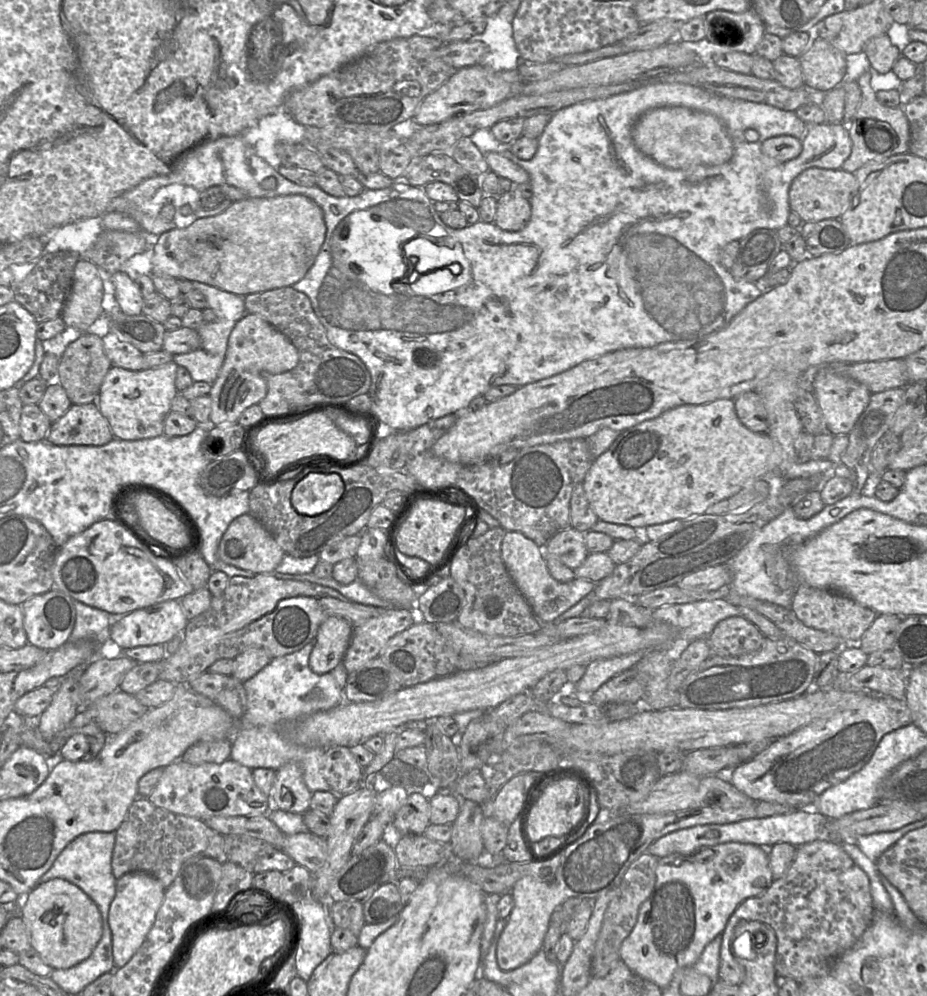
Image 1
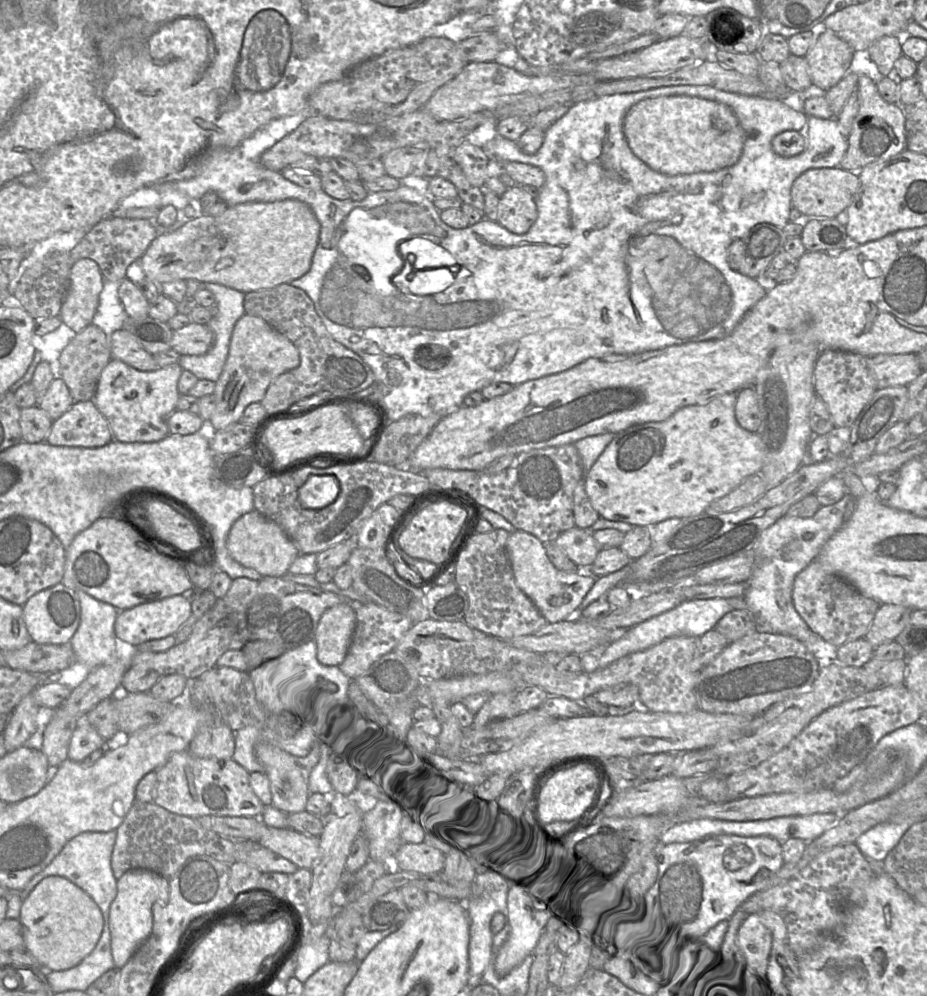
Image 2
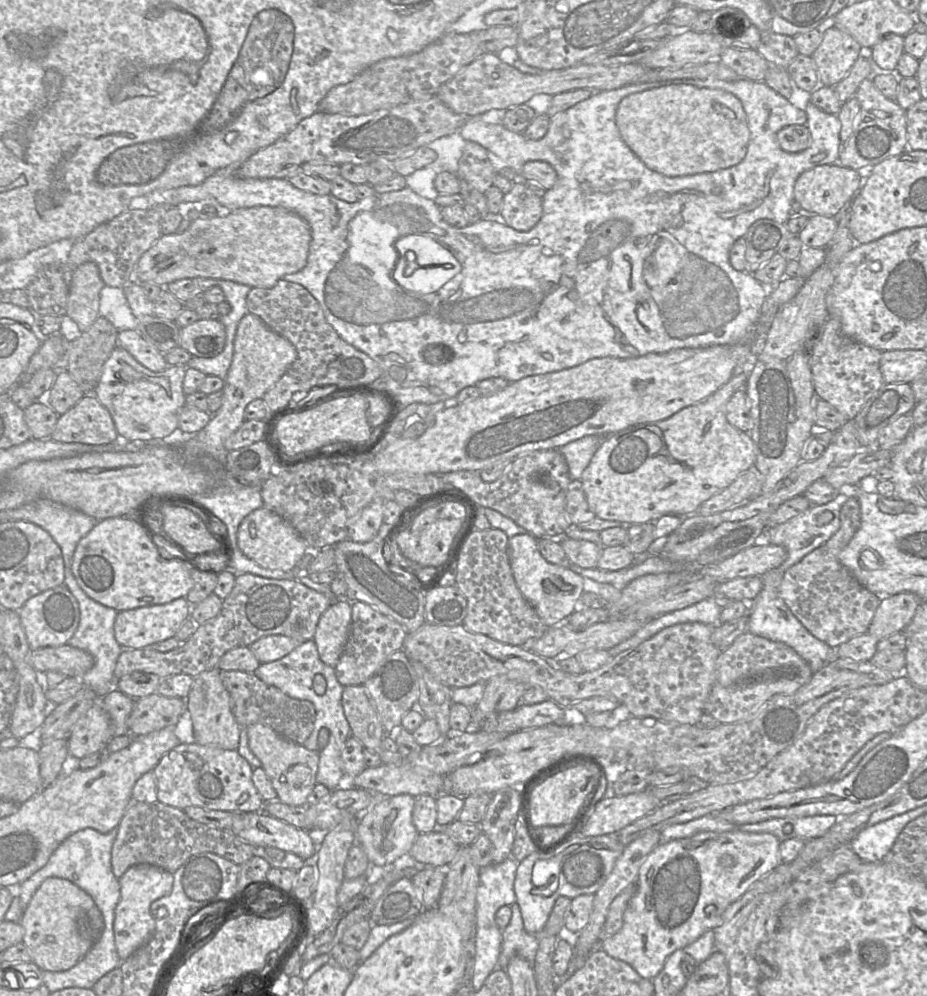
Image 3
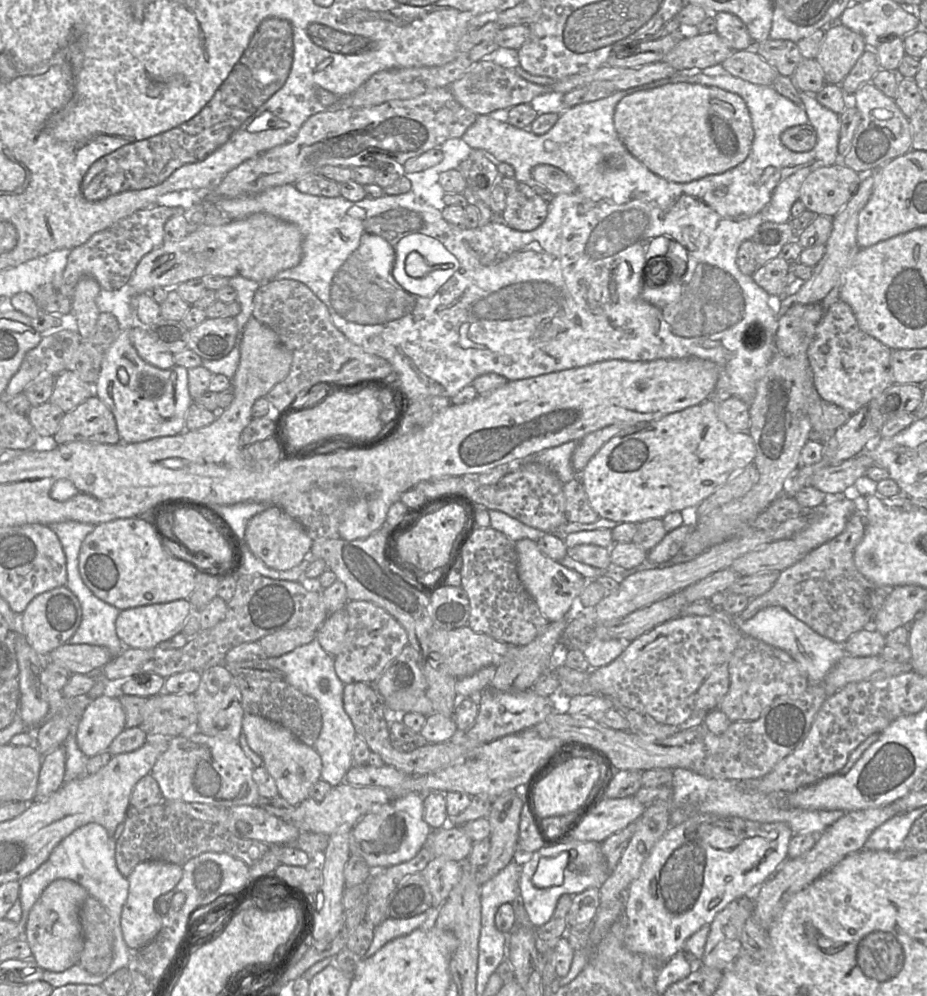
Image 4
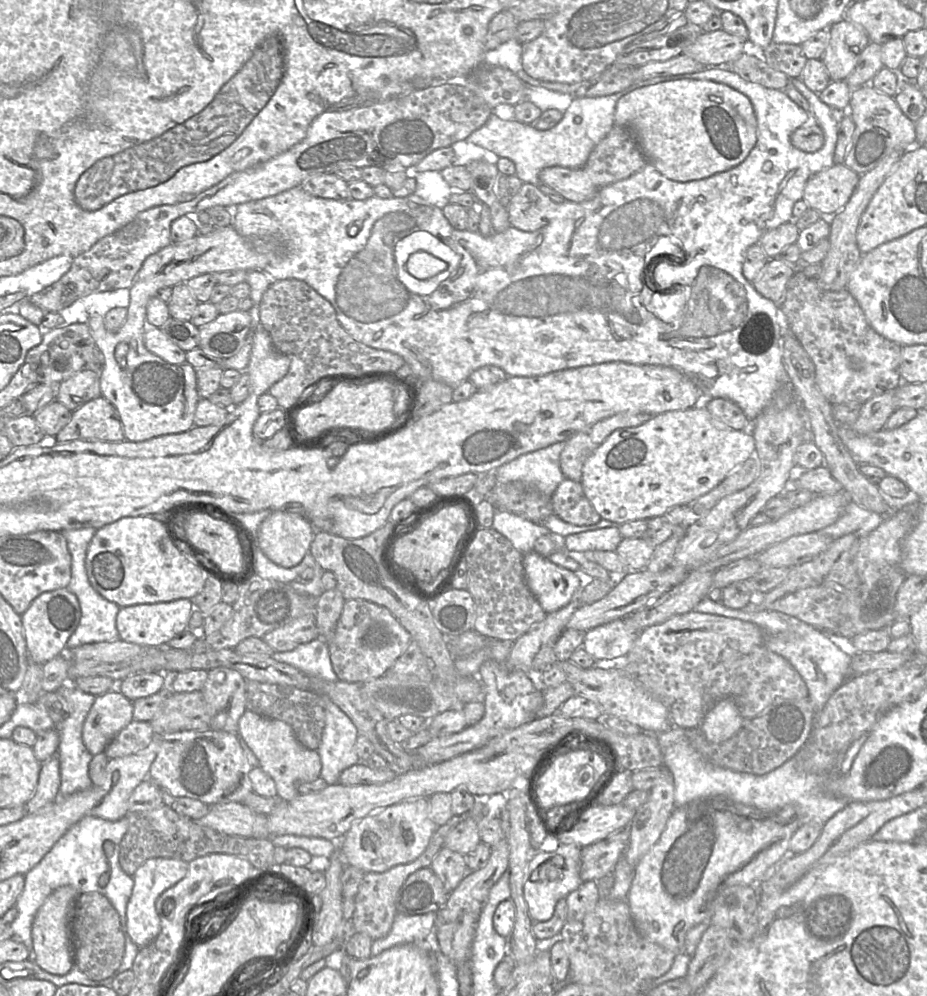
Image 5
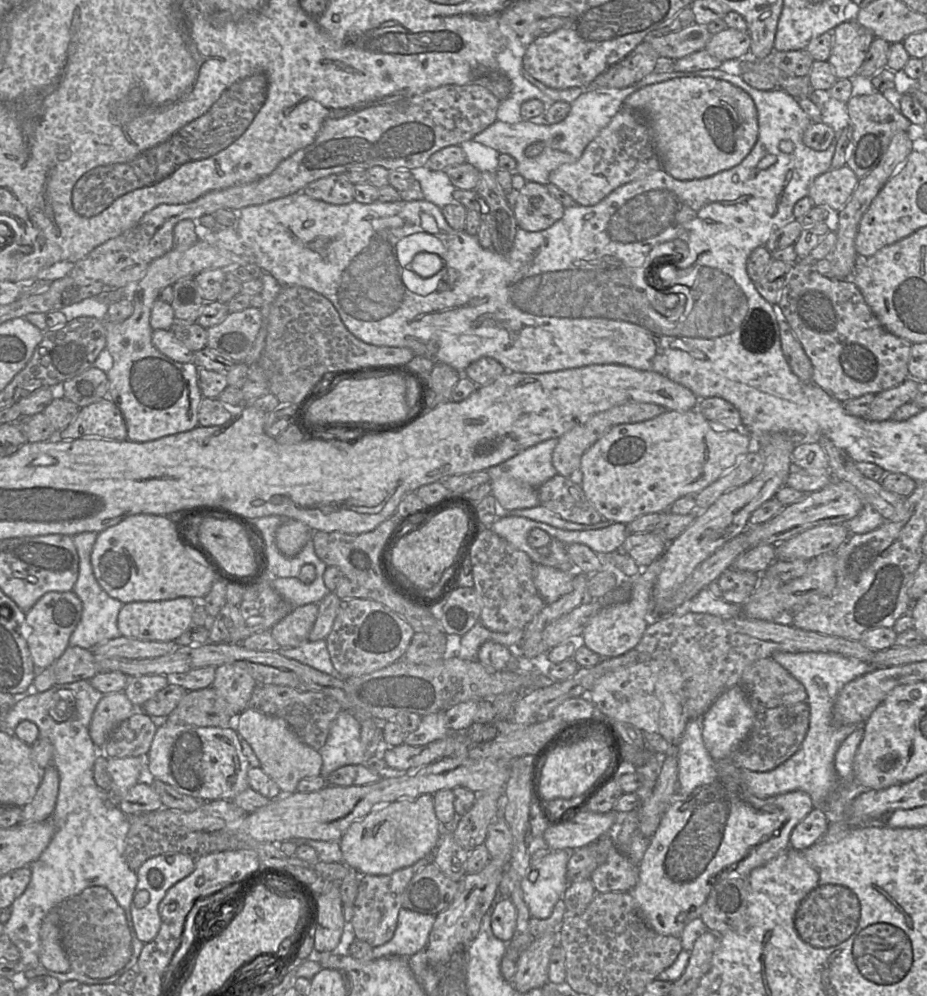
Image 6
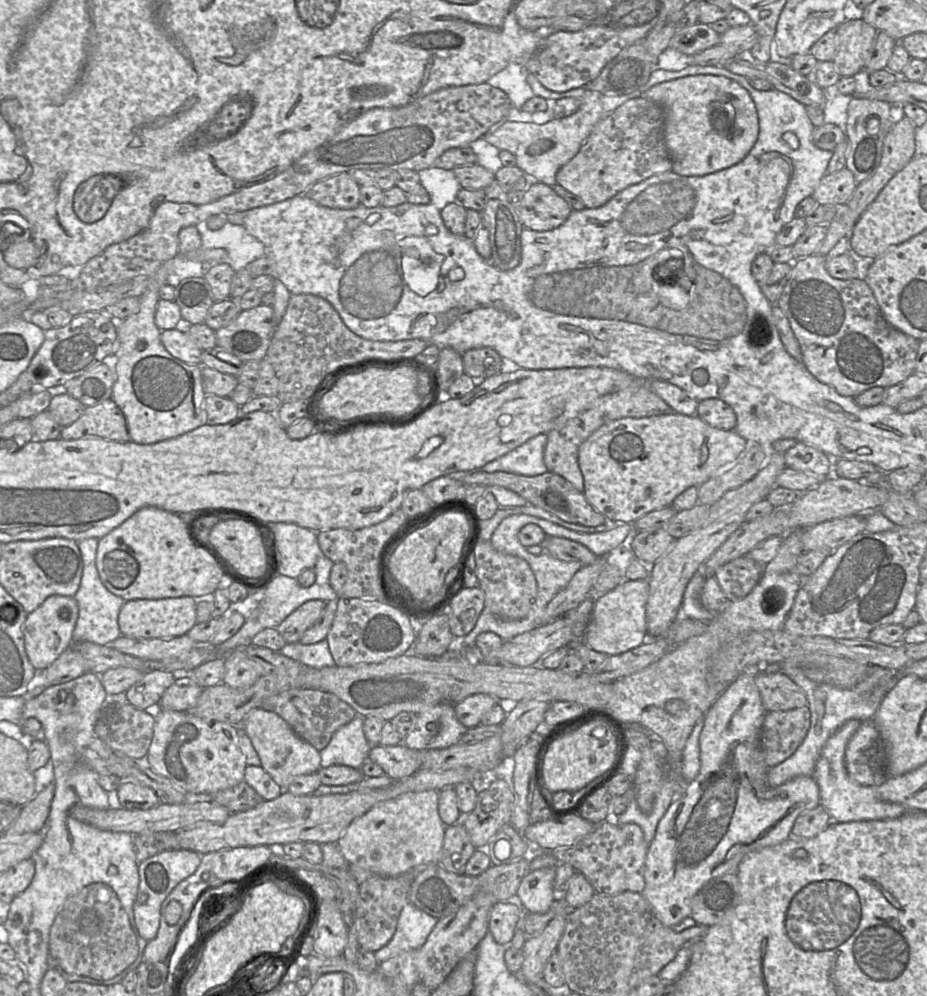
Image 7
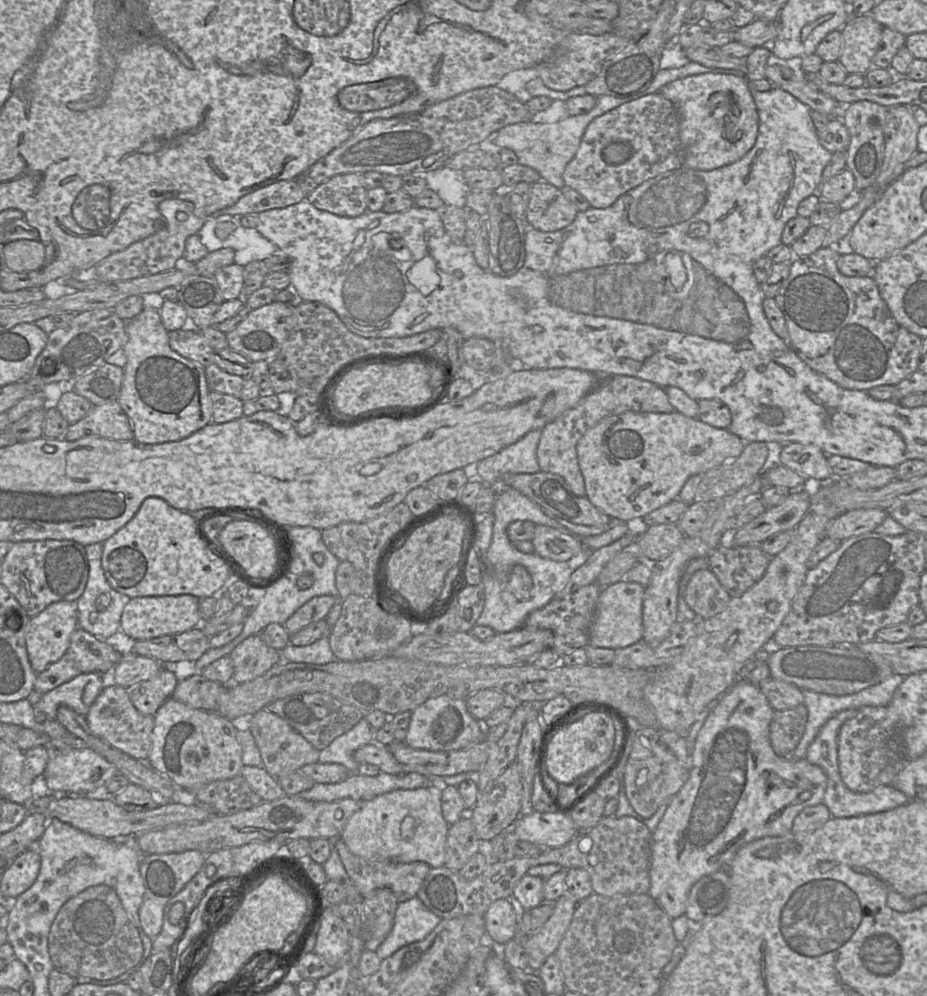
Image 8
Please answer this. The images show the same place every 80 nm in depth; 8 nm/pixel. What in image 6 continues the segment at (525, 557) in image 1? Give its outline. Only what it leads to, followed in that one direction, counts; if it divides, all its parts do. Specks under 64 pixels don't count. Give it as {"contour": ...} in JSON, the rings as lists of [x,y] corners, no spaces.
{"contour":[[[534,565],[534,583],[546,604],[551,604],[573,589],[574,573],[550,566]]]}

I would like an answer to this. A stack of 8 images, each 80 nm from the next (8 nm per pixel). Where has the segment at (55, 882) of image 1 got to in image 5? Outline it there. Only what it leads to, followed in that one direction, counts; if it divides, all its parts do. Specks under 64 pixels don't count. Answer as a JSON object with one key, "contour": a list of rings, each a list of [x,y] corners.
{"contour":[[[66,885],[55,889],[38,910],[32,925],[33,960],[41,969],[54,975],[65,975],[75,965],[74,946],[71,936],[71,922],[80,893],[72,886]]]}

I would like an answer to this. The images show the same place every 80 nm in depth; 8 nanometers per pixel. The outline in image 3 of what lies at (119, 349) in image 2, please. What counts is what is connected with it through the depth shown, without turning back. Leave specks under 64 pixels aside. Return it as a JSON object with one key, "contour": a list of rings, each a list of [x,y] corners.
{"contour":[[[136,330],[119,331],[117,346],[128,351],[140,364],[153,372],[168,367],[165,355],[146,342]]]}

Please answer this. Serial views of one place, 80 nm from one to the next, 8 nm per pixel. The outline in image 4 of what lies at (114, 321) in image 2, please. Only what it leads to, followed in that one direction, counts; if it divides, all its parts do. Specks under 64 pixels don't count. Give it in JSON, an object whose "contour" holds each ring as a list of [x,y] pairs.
{"contour":[[[129,286],[114,291],[100,289],[96,304],[101,313],[111,313],[117,318],[120,331],[142,326],[132,308]]]}

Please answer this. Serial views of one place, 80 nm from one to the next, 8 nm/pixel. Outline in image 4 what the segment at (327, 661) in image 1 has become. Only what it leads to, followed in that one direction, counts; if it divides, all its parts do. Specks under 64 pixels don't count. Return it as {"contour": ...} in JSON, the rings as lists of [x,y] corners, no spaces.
{"contour":[[[345,608],[329,614],[316,633],[322,648],[335,657],[342,649],[348,629],[348,614]]]}

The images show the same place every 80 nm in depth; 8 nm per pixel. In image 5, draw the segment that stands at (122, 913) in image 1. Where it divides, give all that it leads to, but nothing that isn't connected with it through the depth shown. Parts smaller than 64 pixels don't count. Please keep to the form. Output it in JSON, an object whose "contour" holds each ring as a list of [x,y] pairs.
{"contour":[[[151,858],[145,861],[134,873],[134,887],[127,905],[126,918],[129,936],[139,947],[149,945],[159,935],[161,918],[156,910],[156,901],[164,891],[186,876],[188,864],[178,859]]]}

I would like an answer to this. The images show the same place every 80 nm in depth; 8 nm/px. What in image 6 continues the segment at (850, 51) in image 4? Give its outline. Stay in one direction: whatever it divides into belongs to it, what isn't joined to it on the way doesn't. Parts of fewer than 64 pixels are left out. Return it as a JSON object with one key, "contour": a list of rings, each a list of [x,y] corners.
{"contour":[[[846,20],[833,31],[828,63],[838,79],[852,79],[861,67],[875,36],[855,20]]]}

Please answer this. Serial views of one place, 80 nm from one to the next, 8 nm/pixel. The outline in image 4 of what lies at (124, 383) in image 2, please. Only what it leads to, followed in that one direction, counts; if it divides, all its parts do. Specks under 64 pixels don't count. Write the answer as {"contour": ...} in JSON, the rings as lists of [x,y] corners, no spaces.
{"contour":[[[121,330],[105,352],[94,395],[113,413],[123,443],[183,433],[186,412],[193,402],[188,389],[188,369],[179,365],[160,369],[147,363],[132,345],[130,331]]]}

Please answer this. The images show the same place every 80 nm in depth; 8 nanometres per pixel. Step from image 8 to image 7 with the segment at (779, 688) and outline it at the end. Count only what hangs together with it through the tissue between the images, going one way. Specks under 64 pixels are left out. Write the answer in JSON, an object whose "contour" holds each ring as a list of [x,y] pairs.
{"contour":[[[779,668],[771,673],[759,672],[754,683],[767,712],[786,711],[807,705],[804,691]]]}

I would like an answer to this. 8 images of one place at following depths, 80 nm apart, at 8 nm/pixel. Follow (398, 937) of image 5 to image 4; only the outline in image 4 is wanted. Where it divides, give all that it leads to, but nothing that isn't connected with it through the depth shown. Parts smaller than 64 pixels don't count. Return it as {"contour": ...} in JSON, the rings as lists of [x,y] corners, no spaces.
{"contour":[[[433,907],[421,914],[411,918],[398,919],[387,918],[374,928],[374,938],[363,958],[369,958],[378,952],[389,941],[407,935],[412,931],[421,928],[424,924],[429,924],[436,911]]]}

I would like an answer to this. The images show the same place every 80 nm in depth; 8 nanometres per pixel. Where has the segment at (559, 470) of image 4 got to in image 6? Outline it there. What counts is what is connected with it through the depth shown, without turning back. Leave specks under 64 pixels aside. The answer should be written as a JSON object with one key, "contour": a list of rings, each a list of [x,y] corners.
{"contour":[[[548,439],[486,469],[490,476],[491,495],[504,510],[511,511],[540,505],[538,488],[558,474],[552,463],[552,454],[557,443],[558,439]]]}

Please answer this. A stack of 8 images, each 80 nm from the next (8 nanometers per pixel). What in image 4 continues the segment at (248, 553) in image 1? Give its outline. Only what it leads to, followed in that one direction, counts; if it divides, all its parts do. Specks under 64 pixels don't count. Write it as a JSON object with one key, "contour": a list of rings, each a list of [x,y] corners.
{"contour":[[[271,505],[251,518],[245,530],[244,540],[255,556],[275,570],[288,570],[297,566],[305,559],[313,544],[313,539],[302,524],[277,505]]]}

